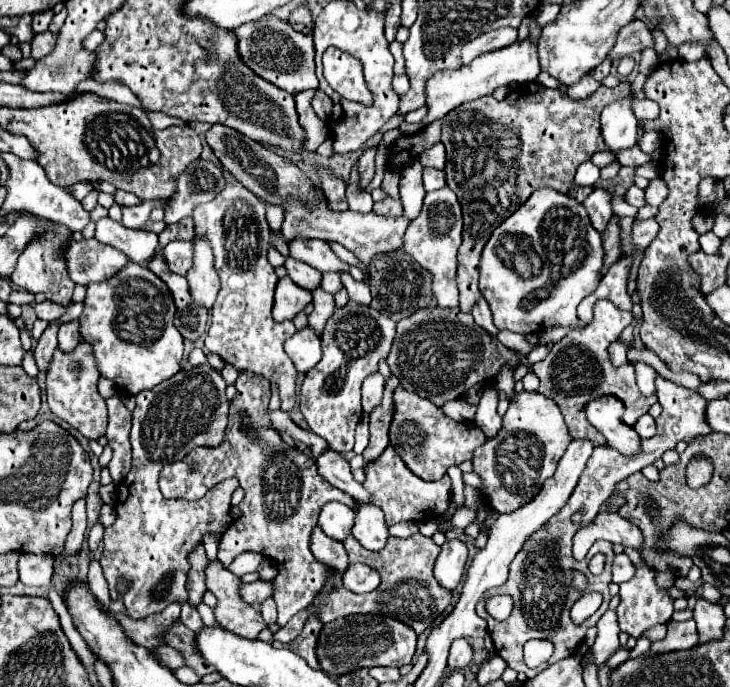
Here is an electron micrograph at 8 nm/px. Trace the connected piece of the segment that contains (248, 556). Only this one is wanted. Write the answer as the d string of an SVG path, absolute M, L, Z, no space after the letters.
M244 552L234 558L234 562L228 566L228 570L236 576L244 576L246 572L256 572L264 560L266 560L266 556L262 556L260 552Z

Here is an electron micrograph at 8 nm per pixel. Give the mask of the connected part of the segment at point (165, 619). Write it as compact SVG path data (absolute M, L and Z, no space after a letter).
M172 602L164 612L152 614L144 620L132 620L126 614L112 614L114 618L118 618L118 622L122 624L126 636L136 642L138 646L144 646L148 650L152 650L154 646L158 646L158 636L164 632L162 628L170 626L178 616L180 616L180 602Z

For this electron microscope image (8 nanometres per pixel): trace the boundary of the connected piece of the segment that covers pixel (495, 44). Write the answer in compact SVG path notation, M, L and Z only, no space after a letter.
M498 28L498 30L486 32L462 48L462 62L470 64L476 56L480 56L484 52L492 52L496 48L504 48L516 40L518 40L516 28Z

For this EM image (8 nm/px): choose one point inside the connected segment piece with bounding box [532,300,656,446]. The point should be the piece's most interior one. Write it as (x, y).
(577, 369)

